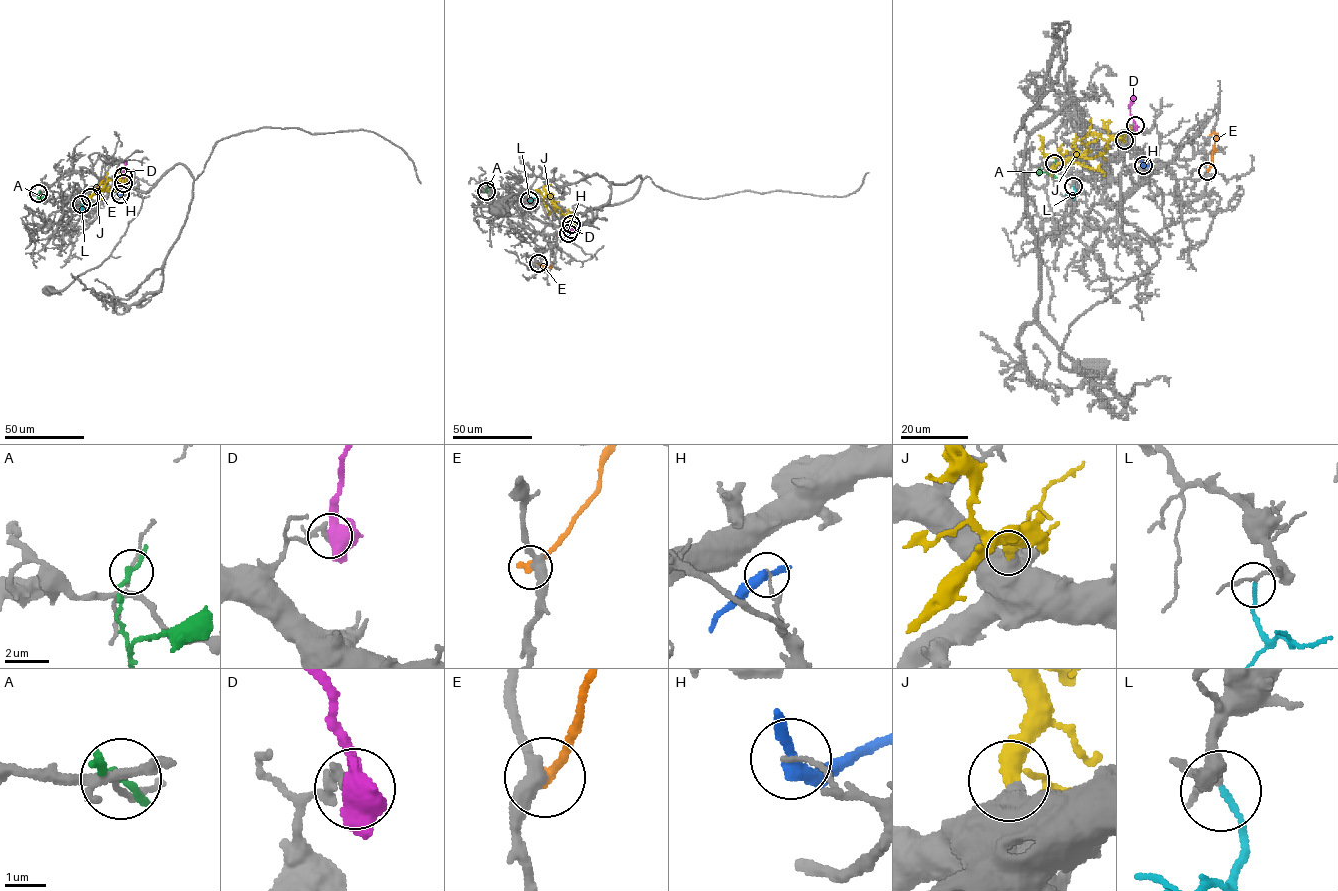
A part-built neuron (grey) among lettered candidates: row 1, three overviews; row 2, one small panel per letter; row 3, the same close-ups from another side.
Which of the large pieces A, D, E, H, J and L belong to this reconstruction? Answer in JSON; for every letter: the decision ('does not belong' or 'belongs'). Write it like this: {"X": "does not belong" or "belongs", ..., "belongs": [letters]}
{"A": "does not belong", "D": "does not belong", "E": "does not belong", "H": "does not belong", "J": "belongs", "L": "belongs", "belongs": ["J", "L"]}

